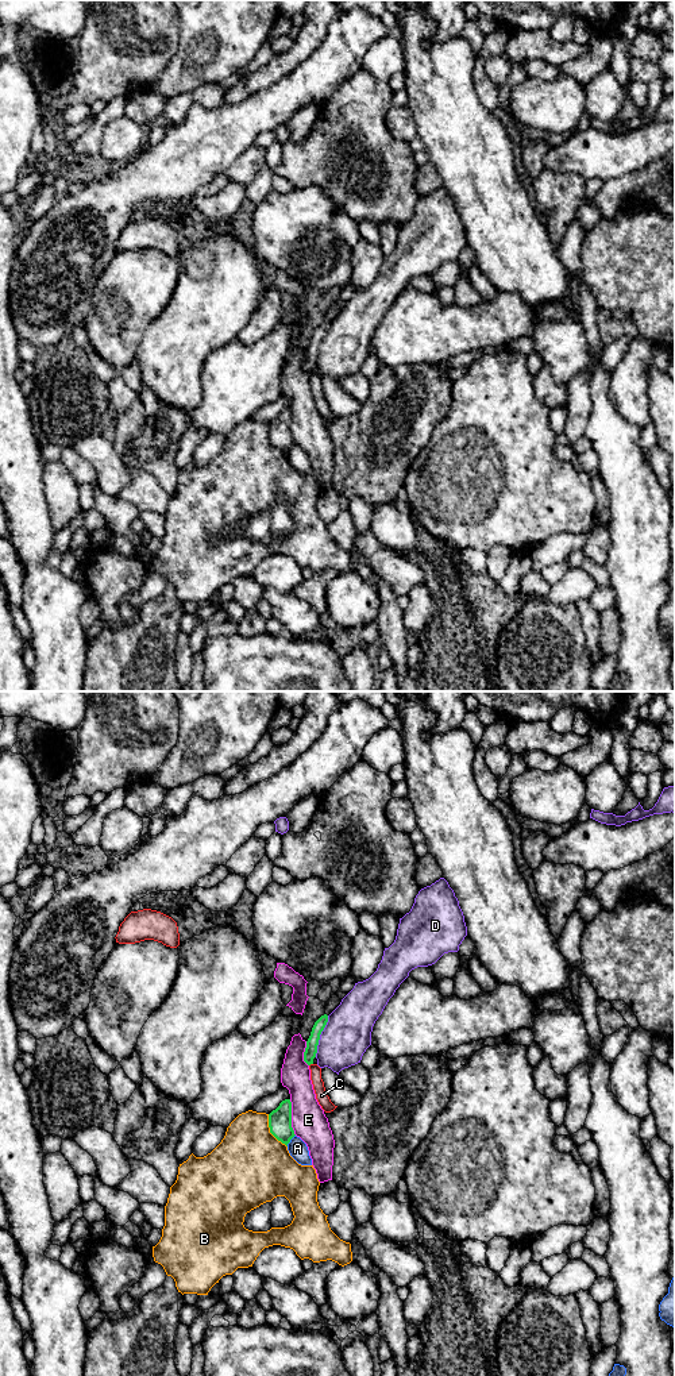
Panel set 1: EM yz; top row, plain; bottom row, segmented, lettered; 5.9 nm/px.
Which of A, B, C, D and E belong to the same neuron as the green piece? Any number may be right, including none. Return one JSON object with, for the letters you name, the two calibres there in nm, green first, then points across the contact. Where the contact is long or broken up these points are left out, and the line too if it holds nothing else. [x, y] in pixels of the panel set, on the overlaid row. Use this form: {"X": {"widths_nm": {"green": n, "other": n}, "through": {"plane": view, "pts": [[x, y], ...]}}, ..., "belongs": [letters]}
{"belongs": []}

